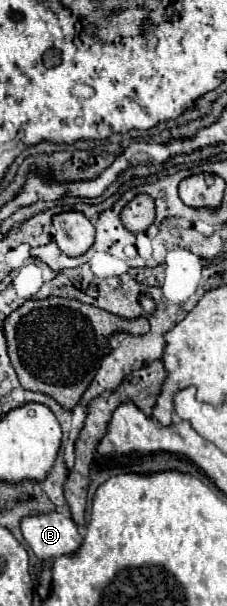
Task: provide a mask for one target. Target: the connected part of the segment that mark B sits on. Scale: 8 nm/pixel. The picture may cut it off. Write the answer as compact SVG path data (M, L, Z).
M60 511L22 519L22 535L40 561L74 555L82 545L78 527L68 515Z

